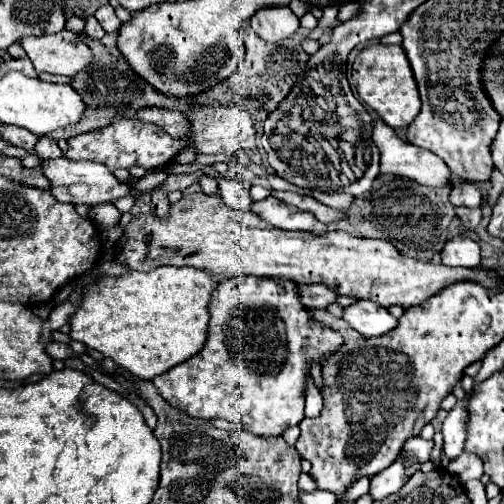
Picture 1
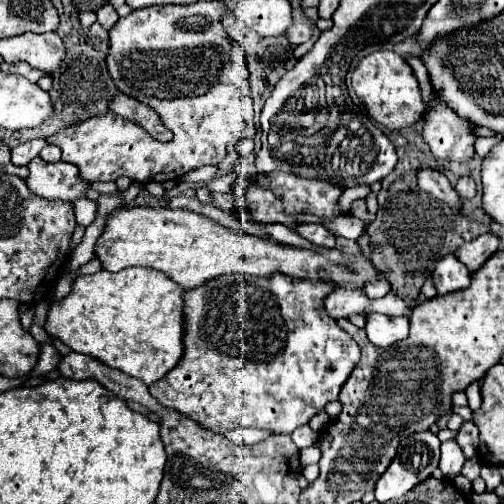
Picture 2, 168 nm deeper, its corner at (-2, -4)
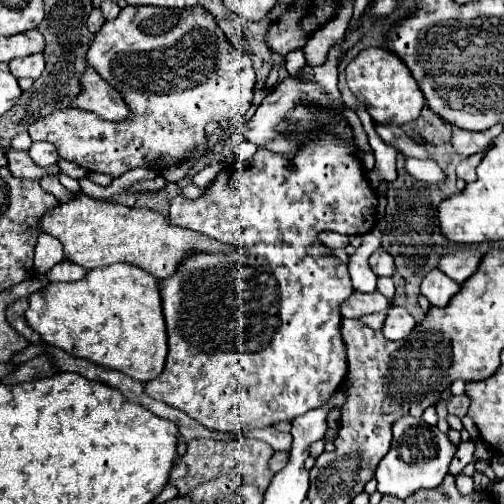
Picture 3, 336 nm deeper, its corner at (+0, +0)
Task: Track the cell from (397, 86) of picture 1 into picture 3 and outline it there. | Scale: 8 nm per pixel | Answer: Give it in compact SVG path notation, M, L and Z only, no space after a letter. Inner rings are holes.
M368 47L360 51L346 67L346 81L350 91L366 103L368 113L382 125L404 125L414 121L424 107L424 95L420 93L408 67L390 51L380 47Z

